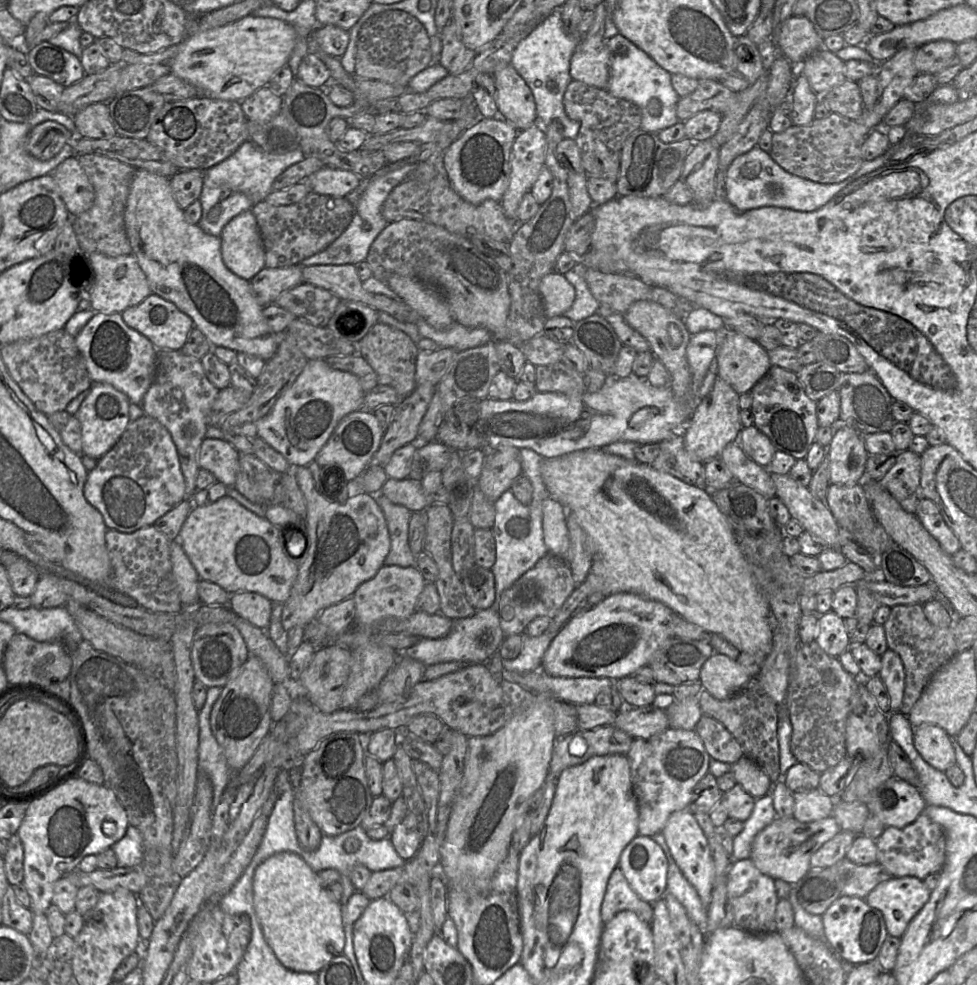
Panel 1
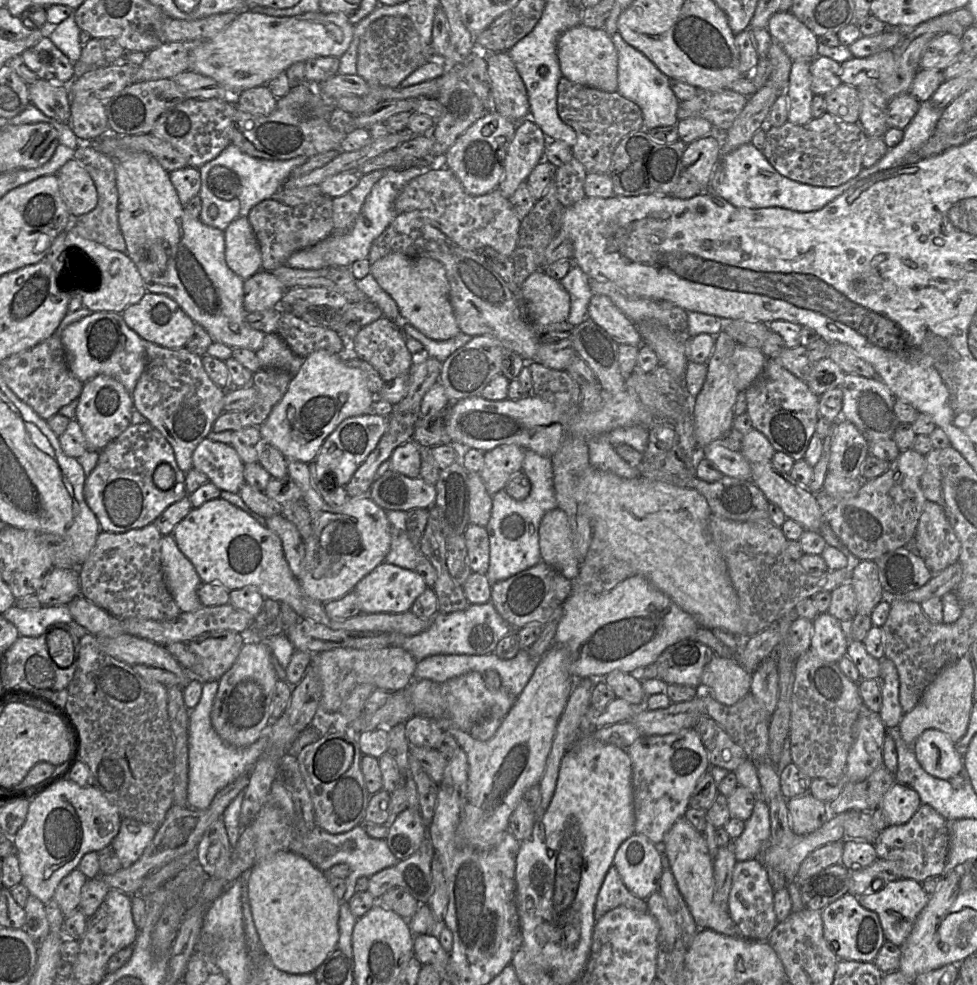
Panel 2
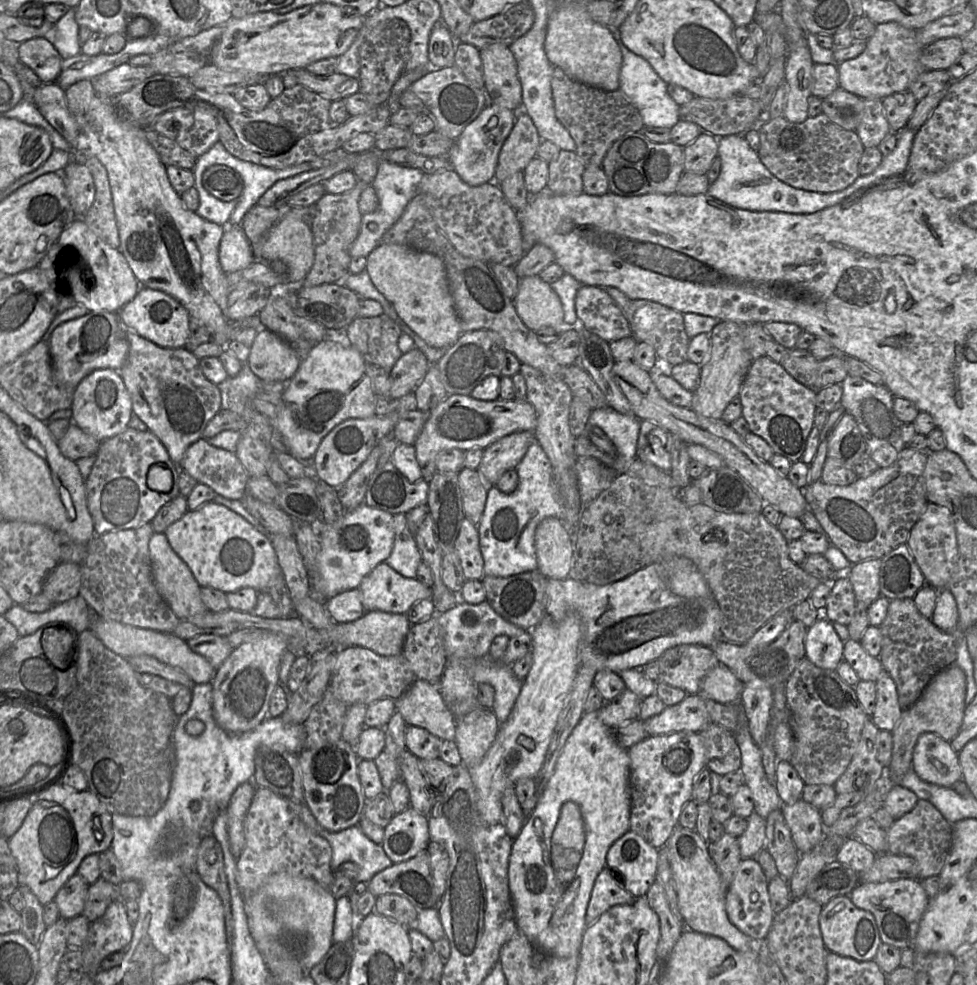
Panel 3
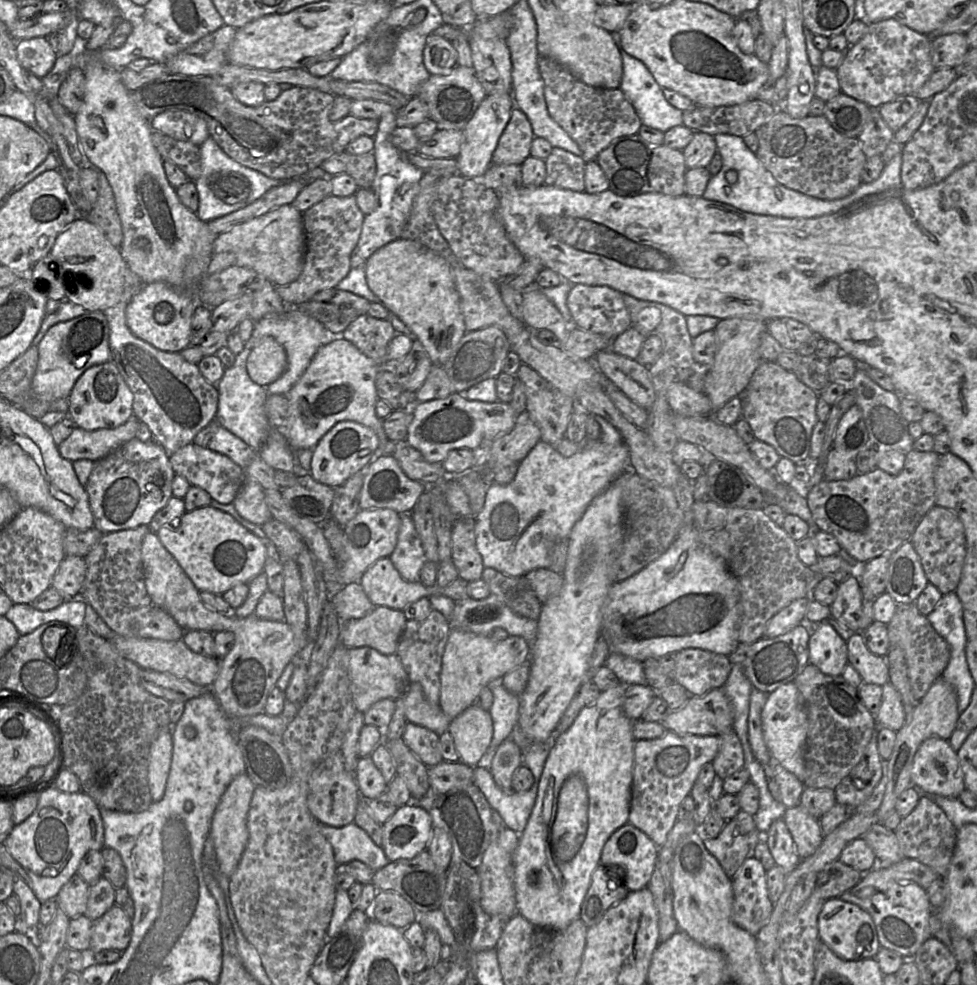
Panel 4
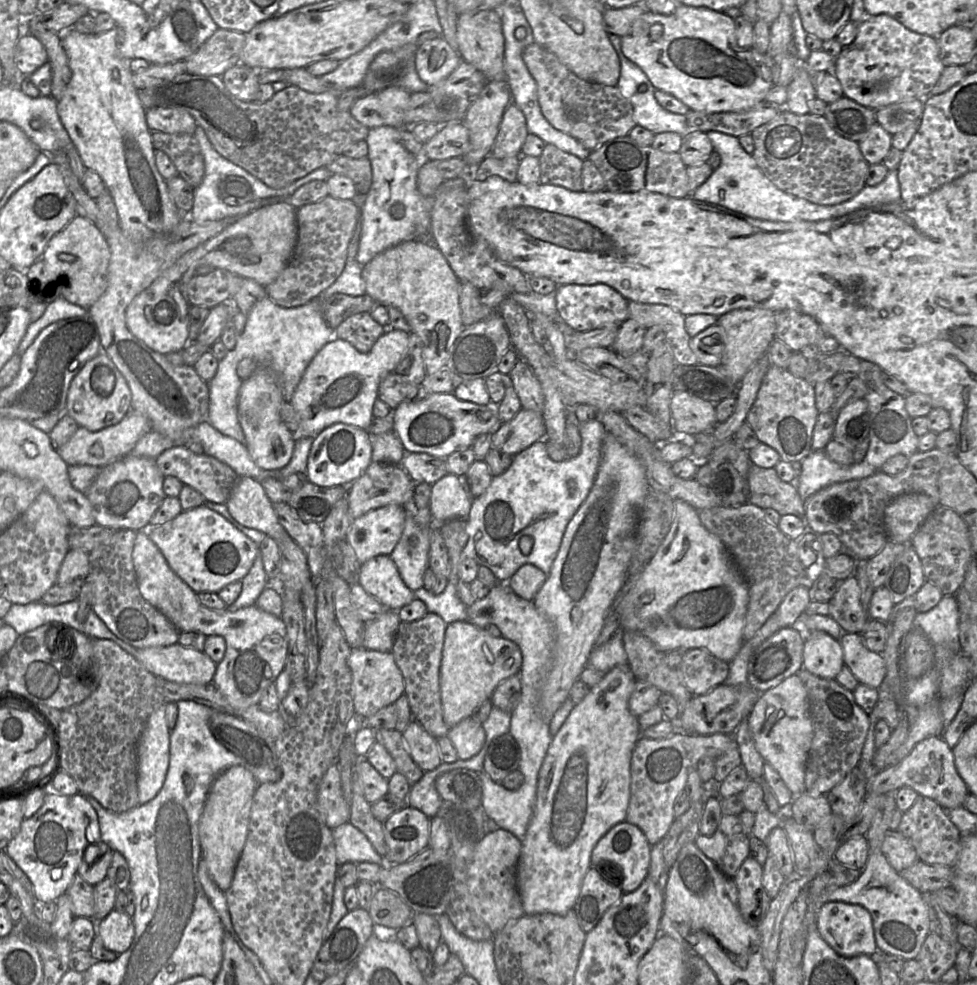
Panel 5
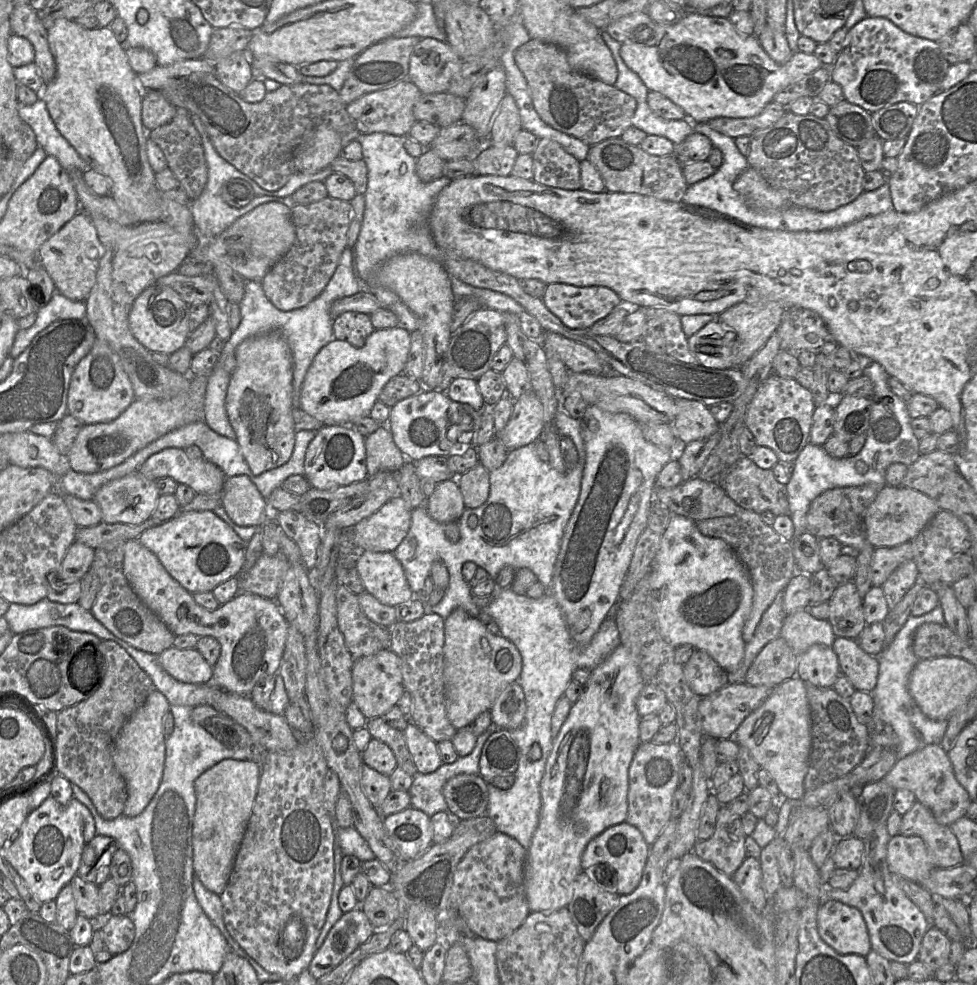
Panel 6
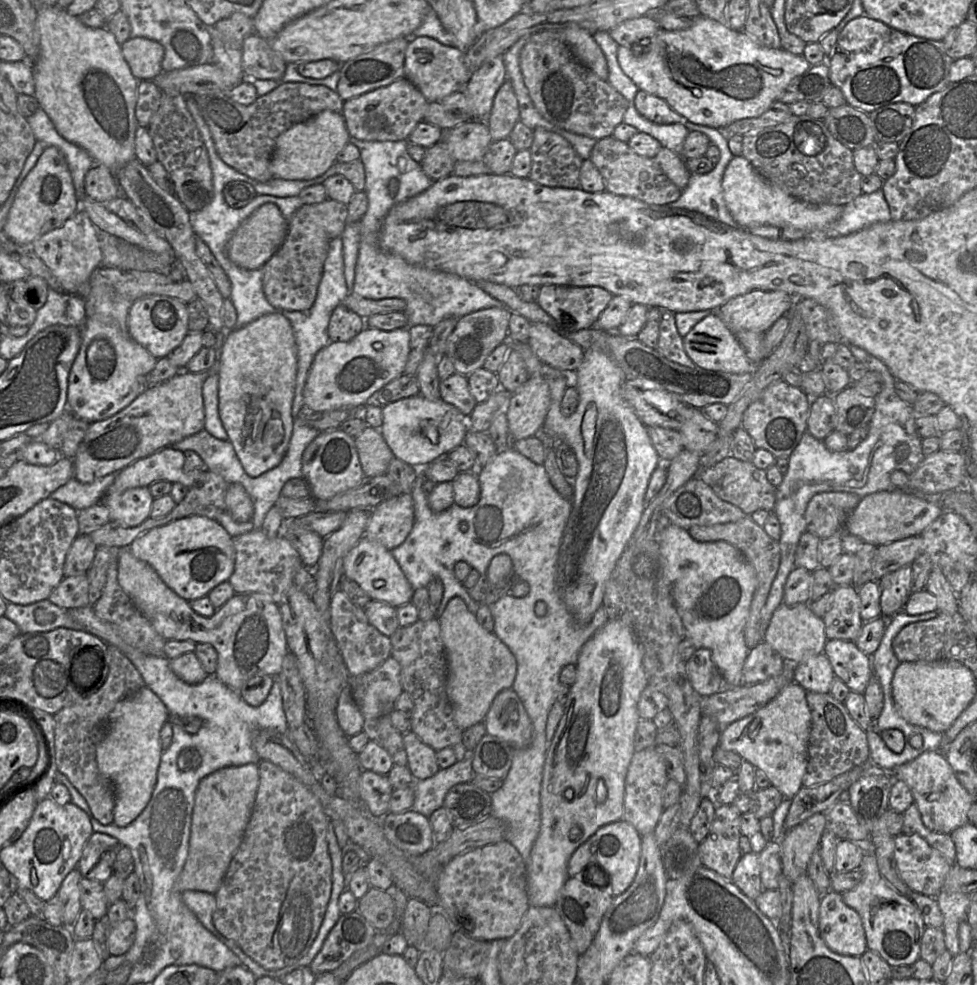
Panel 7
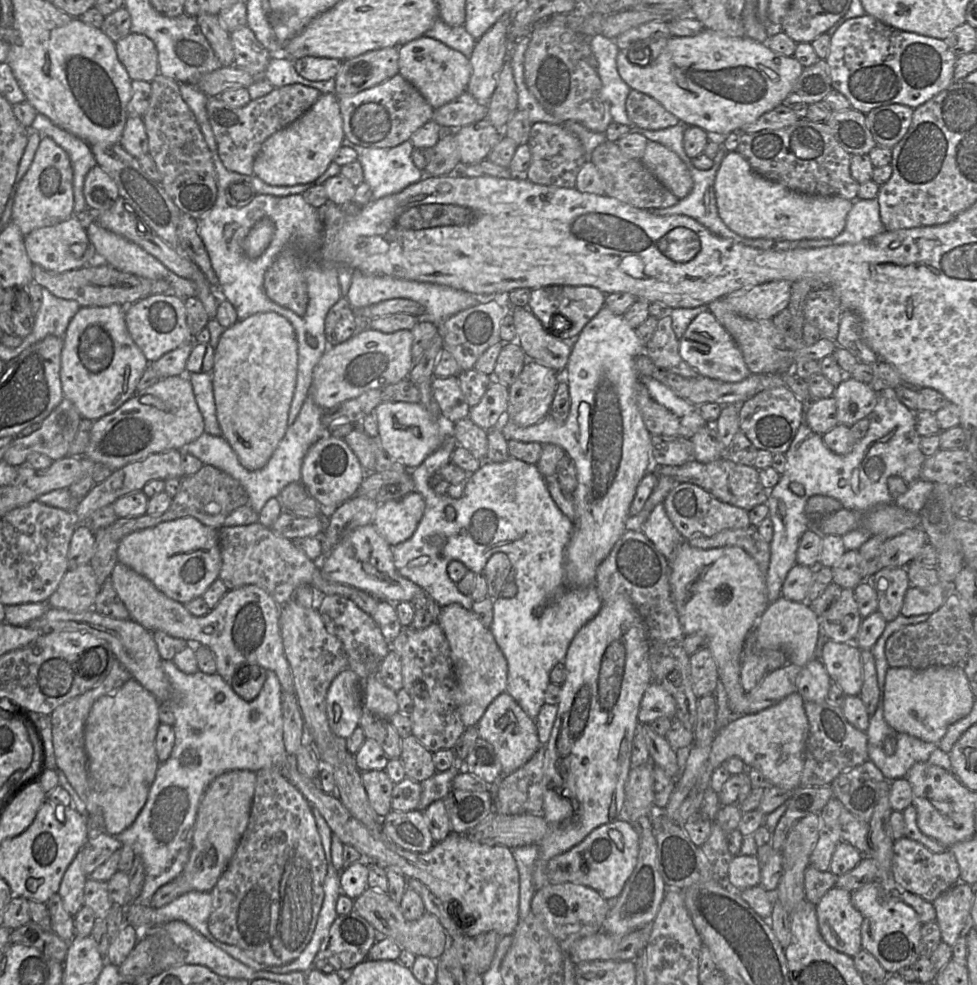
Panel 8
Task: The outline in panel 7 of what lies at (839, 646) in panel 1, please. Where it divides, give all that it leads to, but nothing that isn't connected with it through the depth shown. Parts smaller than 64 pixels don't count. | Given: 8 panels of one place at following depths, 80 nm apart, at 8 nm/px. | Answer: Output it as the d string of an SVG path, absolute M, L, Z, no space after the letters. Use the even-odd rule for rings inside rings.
M823 652L794 665L794 681L806 691L830 693L834 679L832 665Z

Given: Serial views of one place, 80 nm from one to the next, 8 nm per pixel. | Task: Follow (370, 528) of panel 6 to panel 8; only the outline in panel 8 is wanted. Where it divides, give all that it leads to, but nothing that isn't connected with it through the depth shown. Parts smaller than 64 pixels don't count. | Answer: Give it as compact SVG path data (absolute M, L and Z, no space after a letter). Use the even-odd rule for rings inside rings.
M413 491L402 498L378 505L372 524L390 546L395 546L414 534L425 508L422 495Z

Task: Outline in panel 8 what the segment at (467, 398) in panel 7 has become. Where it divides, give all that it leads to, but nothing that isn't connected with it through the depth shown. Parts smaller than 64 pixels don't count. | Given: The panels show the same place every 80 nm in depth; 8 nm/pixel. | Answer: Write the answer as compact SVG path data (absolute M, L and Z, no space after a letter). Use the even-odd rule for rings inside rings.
M457 376L433 377L431 386L433 395L445 418L456 423L458 420L468 417L471 407L465 400Z

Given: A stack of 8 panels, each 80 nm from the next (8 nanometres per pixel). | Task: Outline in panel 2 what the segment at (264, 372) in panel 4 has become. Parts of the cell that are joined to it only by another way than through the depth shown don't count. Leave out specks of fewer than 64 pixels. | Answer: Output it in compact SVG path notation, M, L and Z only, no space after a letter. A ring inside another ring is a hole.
M276 333L265 334L263 344L255 354L261 369L280 369L291 374L300 369L304 359L296 355Z

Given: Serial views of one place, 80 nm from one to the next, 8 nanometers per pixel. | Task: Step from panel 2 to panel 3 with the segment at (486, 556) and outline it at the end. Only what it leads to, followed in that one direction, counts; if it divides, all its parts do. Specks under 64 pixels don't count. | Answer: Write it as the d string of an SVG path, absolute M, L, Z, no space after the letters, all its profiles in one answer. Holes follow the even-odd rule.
M469 518L462 521L454 550L460 559L466 580L482 580L484 560L480 550L478 526Z

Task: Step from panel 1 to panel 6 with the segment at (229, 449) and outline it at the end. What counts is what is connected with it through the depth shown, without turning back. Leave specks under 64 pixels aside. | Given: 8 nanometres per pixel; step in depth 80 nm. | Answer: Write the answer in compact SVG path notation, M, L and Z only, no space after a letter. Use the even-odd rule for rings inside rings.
M166 448L149 457L137 470L142 476L150 480L171 478L178 484L184 484L192 488L197 494L217 495L221 494L226 476L223 471L206 459L193 459L189 457L185 449Z

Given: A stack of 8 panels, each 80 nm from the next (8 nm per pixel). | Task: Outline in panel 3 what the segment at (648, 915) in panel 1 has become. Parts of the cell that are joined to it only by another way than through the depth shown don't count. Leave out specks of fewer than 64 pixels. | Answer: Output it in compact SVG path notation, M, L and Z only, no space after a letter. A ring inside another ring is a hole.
M605 867L598 874L585 914L587 926L594 924L602 914L616 905L631 905L635 901L622 885L620 877Z

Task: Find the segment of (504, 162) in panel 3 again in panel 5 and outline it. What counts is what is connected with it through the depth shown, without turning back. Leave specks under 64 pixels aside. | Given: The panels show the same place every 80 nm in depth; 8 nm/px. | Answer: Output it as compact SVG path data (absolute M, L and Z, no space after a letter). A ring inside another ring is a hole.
M511 102L503 113L490 155L498 159L522 156L522 146L528 134L523 112Z

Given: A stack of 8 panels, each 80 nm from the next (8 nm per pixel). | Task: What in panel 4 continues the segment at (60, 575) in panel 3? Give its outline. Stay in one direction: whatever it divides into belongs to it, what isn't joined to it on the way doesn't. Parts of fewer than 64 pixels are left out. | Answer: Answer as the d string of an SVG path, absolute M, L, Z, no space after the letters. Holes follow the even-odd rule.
M65 556L55 572L51 587L55 588L66 599L79 596L86 575L84 557Z

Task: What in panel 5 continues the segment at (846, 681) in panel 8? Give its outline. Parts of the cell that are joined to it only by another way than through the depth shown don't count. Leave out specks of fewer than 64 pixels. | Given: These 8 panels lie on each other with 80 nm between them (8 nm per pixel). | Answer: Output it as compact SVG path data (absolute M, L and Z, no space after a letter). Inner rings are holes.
M843 633L838 640L843 650L844 665L851 670L859 684L879 688L886 676L882 653L868 650L860 633Z

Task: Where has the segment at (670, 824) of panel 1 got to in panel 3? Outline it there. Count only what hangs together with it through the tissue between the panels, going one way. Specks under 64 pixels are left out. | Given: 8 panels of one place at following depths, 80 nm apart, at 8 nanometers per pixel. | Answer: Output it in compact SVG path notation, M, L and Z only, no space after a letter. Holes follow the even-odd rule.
M679 825L673 830L665 846L685 929L719 937L739 952L755 949L755 942L732 924L728 918L725 907L728 888L723 883L709 855L707 843L697 831Z

